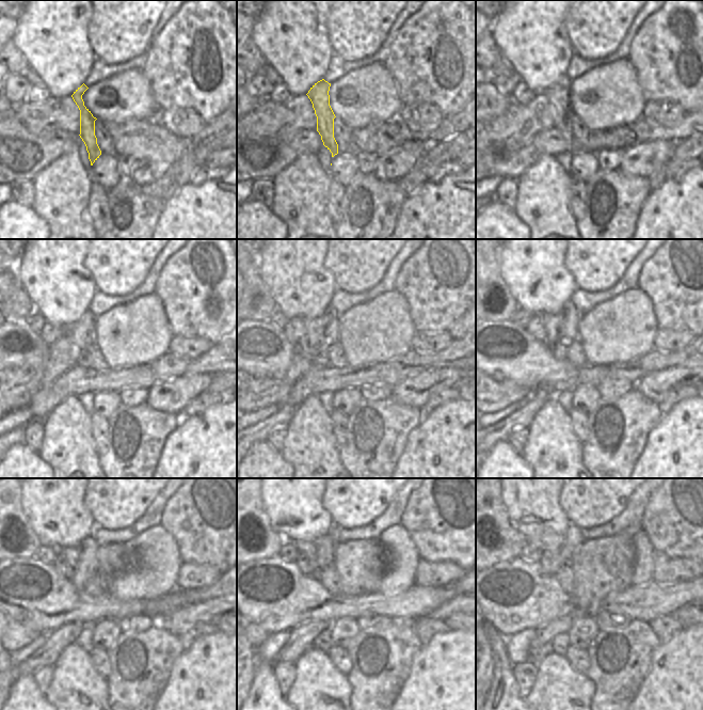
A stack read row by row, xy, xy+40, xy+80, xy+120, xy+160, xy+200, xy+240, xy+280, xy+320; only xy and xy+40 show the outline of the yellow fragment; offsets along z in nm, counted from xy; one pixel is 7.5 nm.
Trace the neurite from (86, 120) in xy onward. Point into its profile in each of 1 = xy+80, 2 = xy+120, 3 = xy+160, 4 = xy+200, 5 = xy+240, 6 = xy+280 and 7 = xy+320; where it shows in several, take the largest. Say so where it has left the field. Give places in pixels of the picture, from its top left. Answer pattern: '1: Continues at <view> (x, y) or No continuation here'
1: Continues at xy+80 (557, 94)
2: Continues at xy+120 (81, 333)
3: Continues at xy+160 (321, 332)
4: Continues at xy+200 (560, 329)
5: Continues at xy+240 (82, 558)
6: Continues at xy+280 (322, 548)
7: Continues at xy+320 (548, 542)

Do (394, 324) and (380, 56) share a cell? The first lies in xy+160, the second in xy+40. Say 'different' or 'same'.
different

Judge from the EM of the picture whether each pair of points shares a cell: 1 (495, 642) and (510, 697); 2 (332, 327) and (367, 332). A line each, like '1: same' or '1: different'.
1: same
2: different

